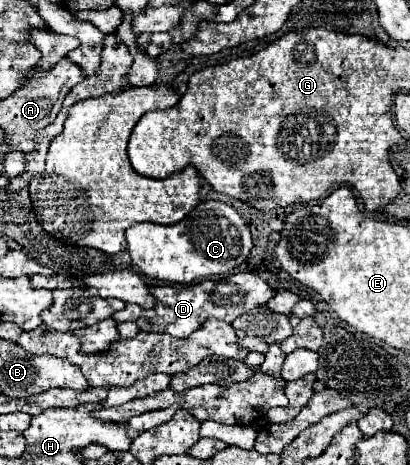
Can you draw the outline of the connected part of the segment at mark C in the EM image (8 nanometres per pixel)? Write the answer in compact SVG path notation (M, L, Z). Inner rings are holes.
M203 200L193 208L193 216L185 220L161 226L161 224L133 224L127 228L127 250L131 254L131 266L143 276L153 280L165 280L173 284L201 282L209 276L231 274L253 246L251 232L237 210L225 202Z

